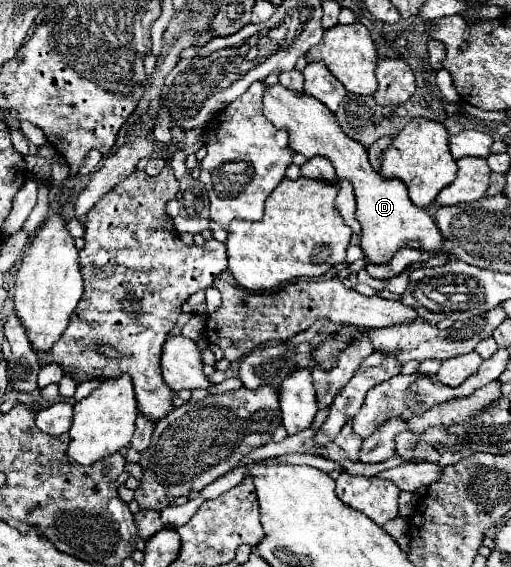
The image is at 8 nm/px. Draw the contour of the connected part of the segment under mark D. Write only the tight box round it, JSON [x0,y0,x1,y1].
[263,83,443,265]

